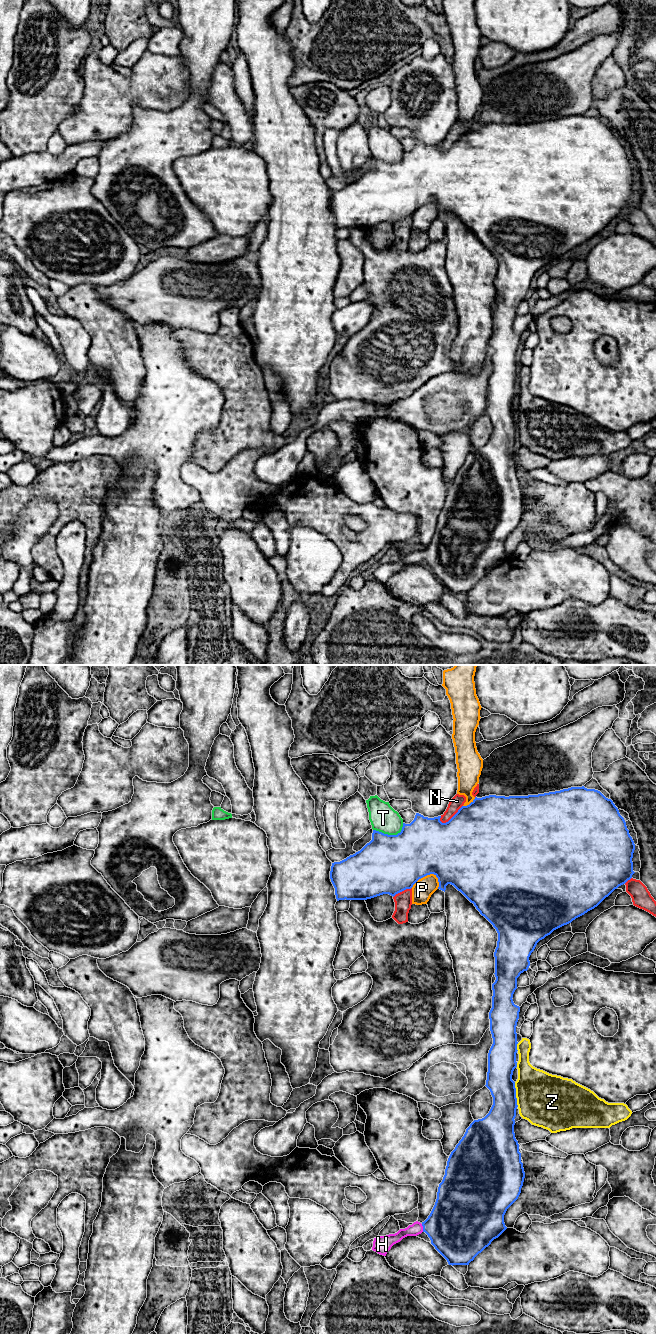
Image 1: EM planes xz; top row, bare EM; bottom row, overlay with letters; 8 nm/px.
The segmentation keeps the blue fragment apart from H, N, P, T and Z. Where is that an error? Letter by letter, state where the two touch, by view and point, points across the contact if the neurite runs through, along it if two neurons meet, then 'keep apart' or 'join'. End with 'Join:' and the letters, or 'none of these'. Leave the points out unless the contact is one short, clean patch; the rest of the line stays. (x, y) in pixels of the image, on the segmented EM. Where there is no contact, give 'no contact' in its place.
H: meets blue in xz at (423, 1228); runs through xz (454, 1226), (423, 1228), (416, 1228); join
N: meets blue in xz at (452, 817); keep apart
P: meets blue in xz at (424, 876); keep apart
T: meets blue in xz at (390, 835); keep apart
Z: meets blue in xz at (515, 1094); keep apart
Join: H

